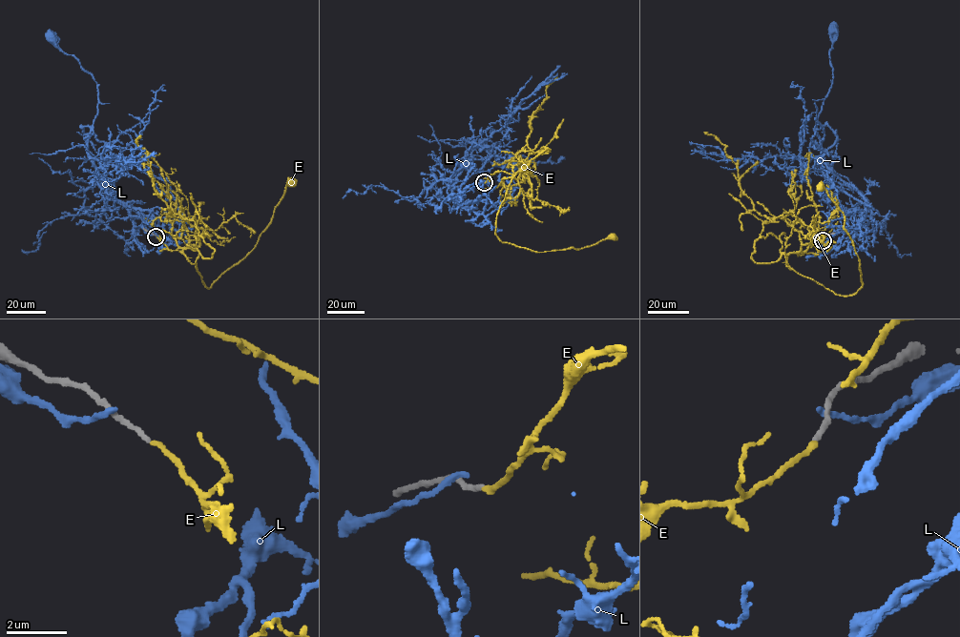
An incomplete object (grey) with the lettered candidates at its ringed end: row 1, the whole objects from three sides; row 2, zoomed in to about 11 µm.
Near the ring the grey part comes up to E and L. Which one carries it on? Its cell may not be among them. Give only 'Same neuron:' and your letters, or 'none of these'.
Same neuron: E

